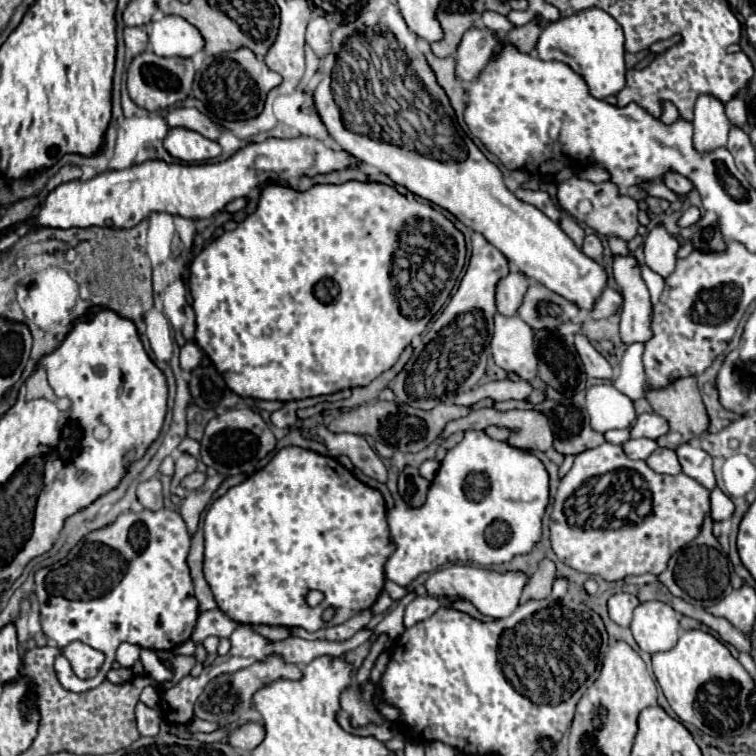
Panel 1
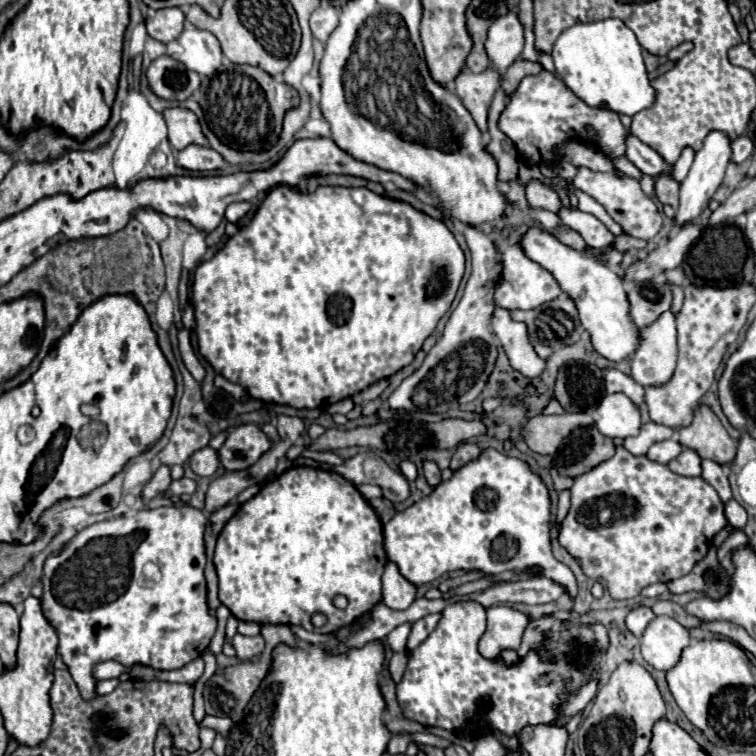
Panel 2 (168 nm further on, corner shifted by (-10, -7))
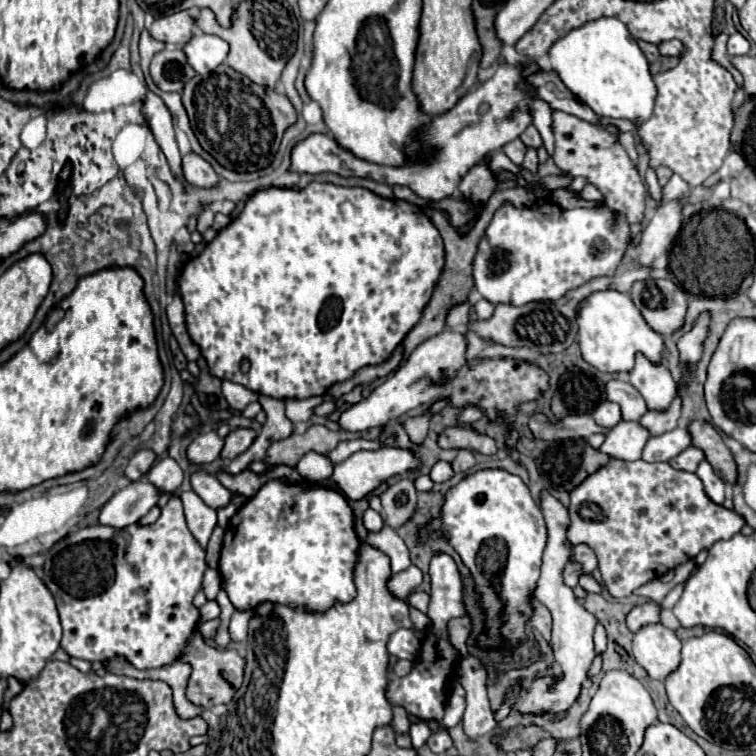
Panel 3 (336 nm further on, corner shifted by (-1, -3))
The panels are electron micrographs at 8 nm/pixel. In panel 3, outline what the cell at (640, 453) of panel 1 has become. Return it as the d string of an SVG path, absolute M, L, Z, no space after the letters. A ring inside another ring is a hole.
M675 428L661 436L651 436L643 448L643 460L645 462L669 462L687 446L691 446L691 436L687 428Z

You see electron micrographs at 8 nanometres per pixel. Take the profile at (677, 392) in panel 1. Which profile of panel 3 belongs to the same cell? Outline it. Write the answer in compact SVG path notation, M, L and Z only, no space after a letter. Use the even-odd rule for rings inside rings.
M693 420L687 426L693 446L697 446L699 450L705 452L705 460L713 466L713 470L729 484L735 482L737 478L737 466L733 460L731 450L725 446L723 438L719 436L719 432L705 420Z

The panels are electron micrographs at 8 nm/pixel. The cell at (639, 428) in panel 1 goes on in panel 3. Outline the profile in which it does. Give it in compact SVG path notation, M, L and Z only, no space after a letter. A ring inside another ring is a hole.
M619 422L607 432L607 438L599 450L611 458L639 460L649 436L649 430L639 422Z

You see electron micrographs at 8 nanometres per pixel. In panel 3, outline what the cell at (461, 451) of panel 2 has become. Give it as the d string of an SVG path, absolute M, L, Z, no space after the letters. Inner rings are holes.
M459 450L455 460L451 462L453 472L467 472L471 466L475 466L475 456L471 450Z

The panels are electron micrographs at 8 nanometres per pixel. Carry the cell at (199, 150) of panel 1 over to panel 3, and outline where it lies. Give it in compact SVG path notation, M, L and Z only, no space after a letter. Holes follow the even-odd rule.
M195 152L185 154L181 166L183 166L185 180L195 184L195 186L205 186L207 188L207 186L217 184L217 180L219 180L219 176L215 174L213 166L207 160L203 160L199 154L195 154Z

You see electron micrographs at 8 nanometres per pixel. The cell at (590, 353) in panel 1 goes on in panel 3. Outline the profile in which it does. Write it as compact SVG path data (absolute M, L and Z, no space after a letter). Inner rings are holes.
M609 380L605 392L607 392L607 400L617 402L621 406L623 420L639 420L643 412L647 412L647 404L643 396L639 396L639 392L629 382Z

